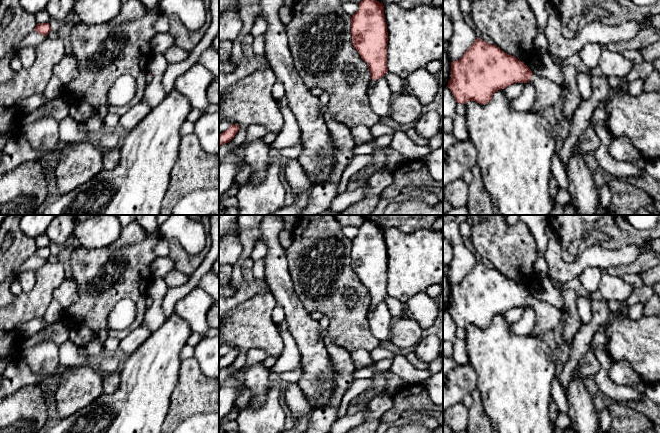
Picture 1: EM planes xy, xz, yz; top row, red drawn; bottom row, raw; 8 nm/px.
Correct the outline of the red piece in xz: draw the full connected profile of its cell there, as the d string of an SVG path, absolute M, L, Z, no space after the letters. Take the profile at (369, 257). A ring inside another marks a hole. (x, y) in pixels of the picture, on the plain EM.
M365 220L359 233L351 241L352 268L367 287L371 297L368 315L378 302L384 301L387 292L388 256L384 229Z

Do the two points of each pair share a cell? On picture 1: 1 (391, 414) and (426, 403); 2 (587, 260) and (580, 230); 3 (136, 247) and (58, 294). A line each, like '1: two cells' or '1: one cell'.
1: one cell
2: two cells
3: two cells

